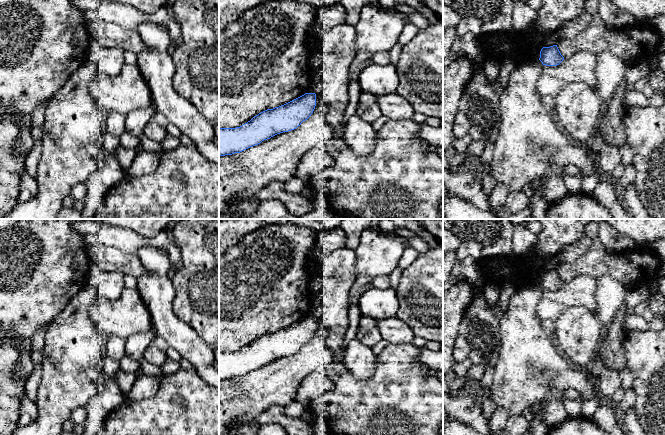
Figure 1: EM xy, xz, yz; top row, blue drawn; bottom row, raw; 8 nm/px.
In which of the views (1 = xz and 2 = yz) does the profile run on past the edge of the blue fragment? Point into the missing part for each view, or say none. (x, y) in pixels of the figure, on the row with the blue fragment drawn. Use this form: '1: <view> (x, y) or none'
1: none
2: none

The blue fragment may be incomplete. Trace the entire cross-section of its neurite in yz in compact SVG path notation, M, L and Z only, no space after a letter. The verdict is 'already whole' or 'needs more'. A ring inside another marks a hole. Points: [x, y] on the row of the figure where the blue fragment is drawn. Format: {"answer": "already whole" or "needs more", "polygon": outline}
{"answer": "already whole", "polygon": "M553 45L541 49L539 60L543 65L557 66L564 60L564 57L561 55L557 45Z"}

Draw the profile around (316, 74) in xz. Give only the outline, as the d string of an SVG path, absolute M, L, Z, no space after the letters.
M312 70L312 78L311 78L311 83L310 87L307 91L307 93L314 93L315 87L318 85L321 79L321 71L319 70Z

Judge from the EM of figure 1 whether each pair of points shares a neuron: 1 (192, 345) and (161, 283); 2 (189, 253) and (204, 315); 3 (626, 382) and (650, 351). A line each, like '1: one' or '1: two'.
1: one
2: one
3: two

